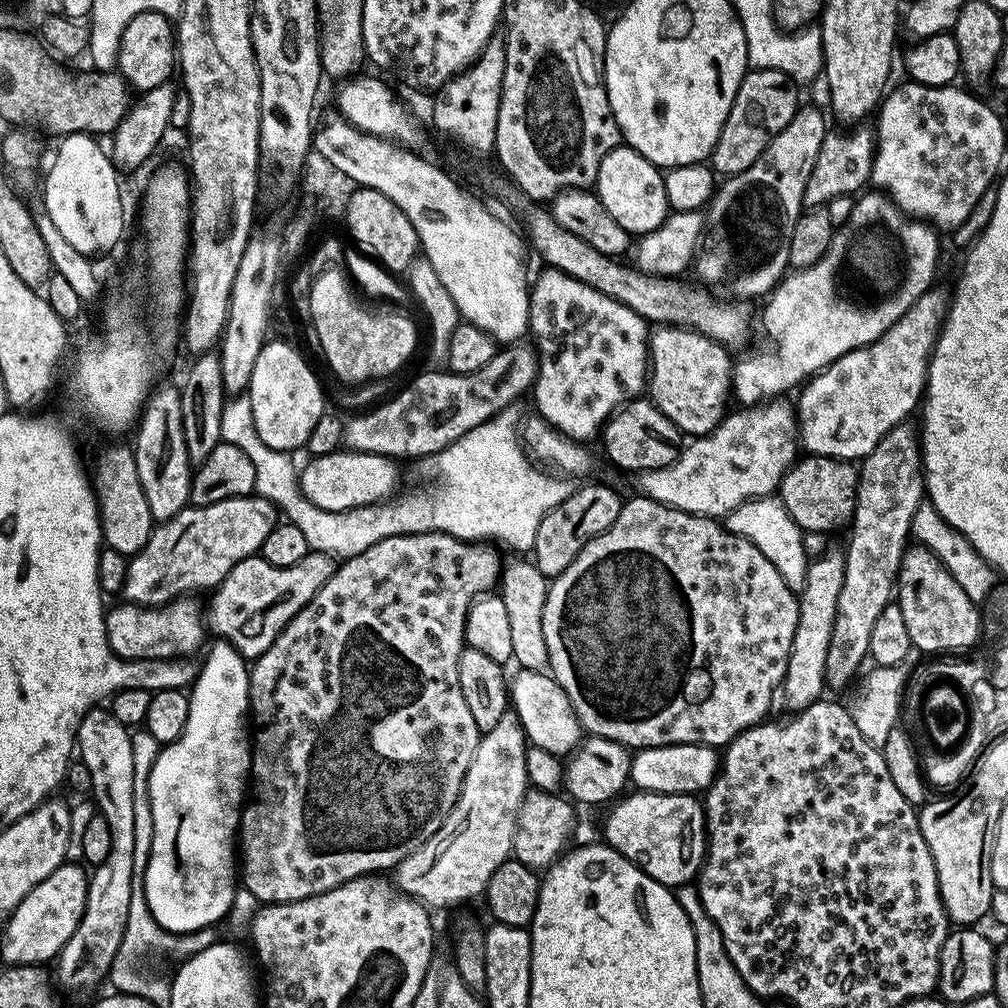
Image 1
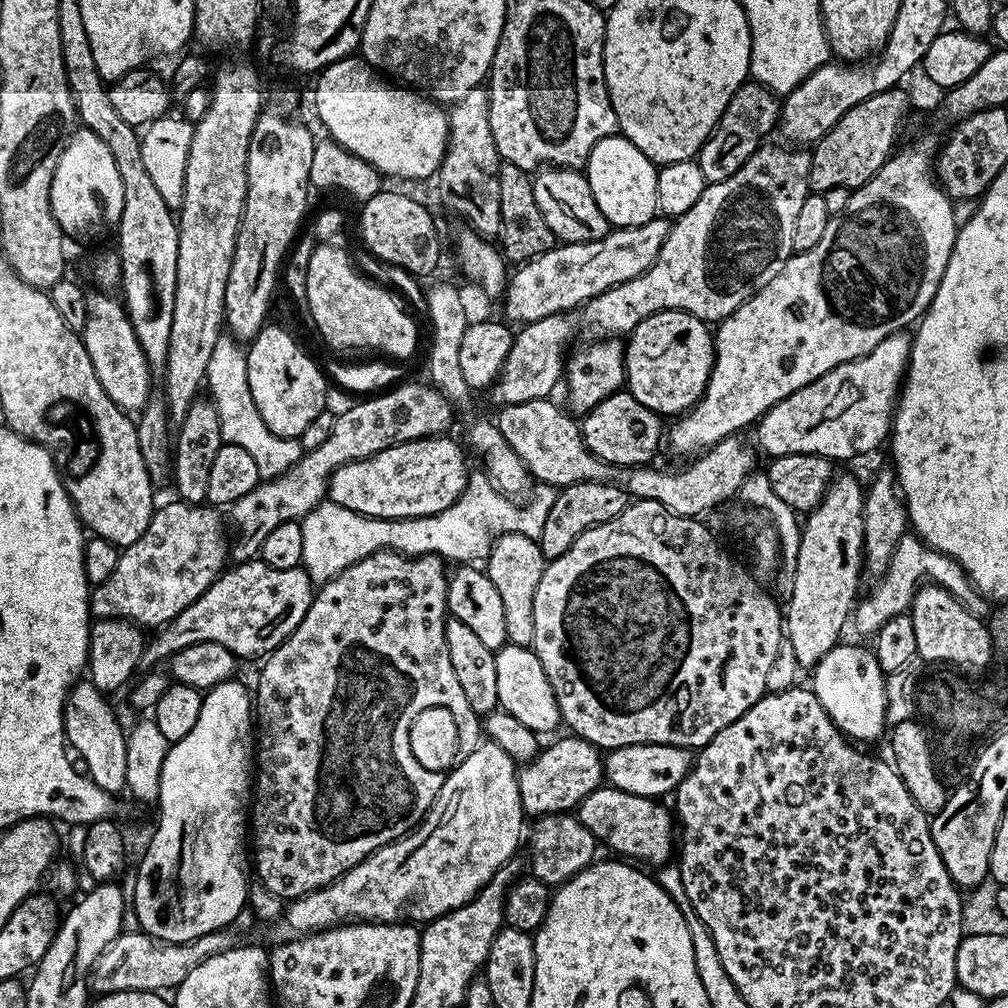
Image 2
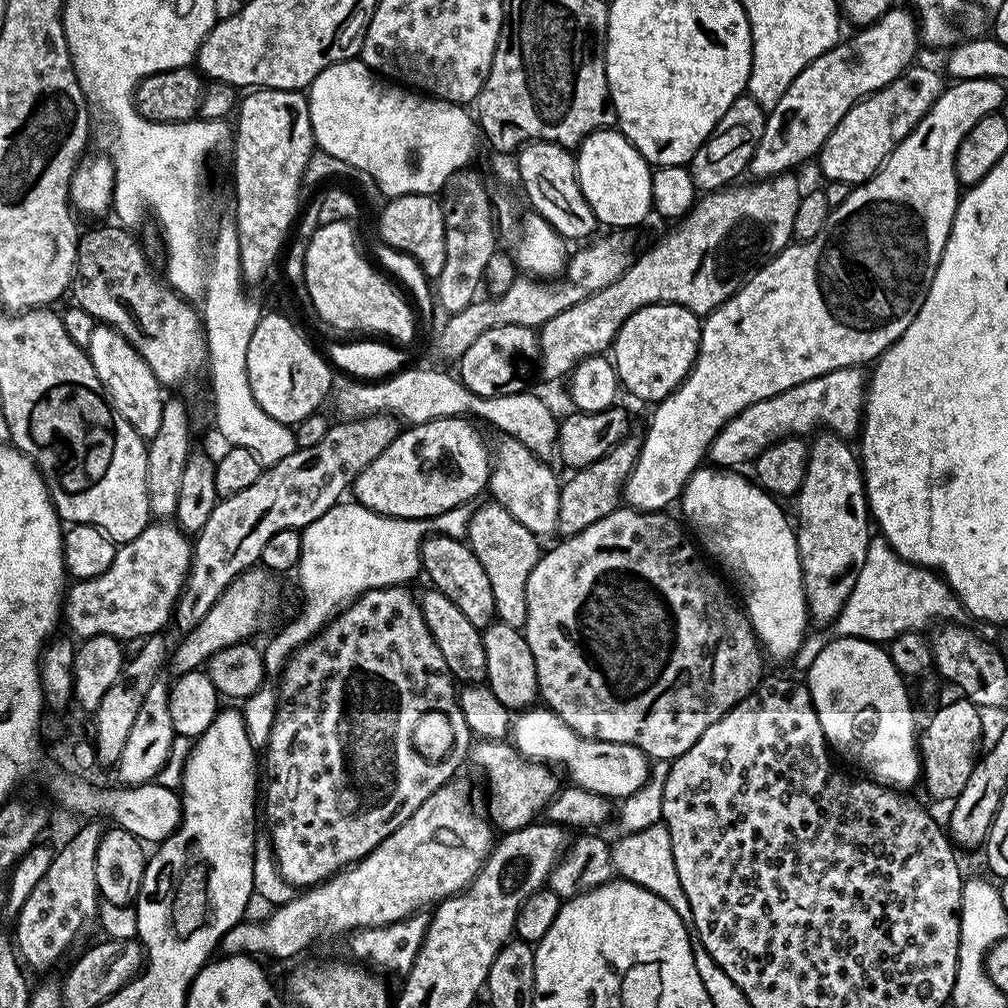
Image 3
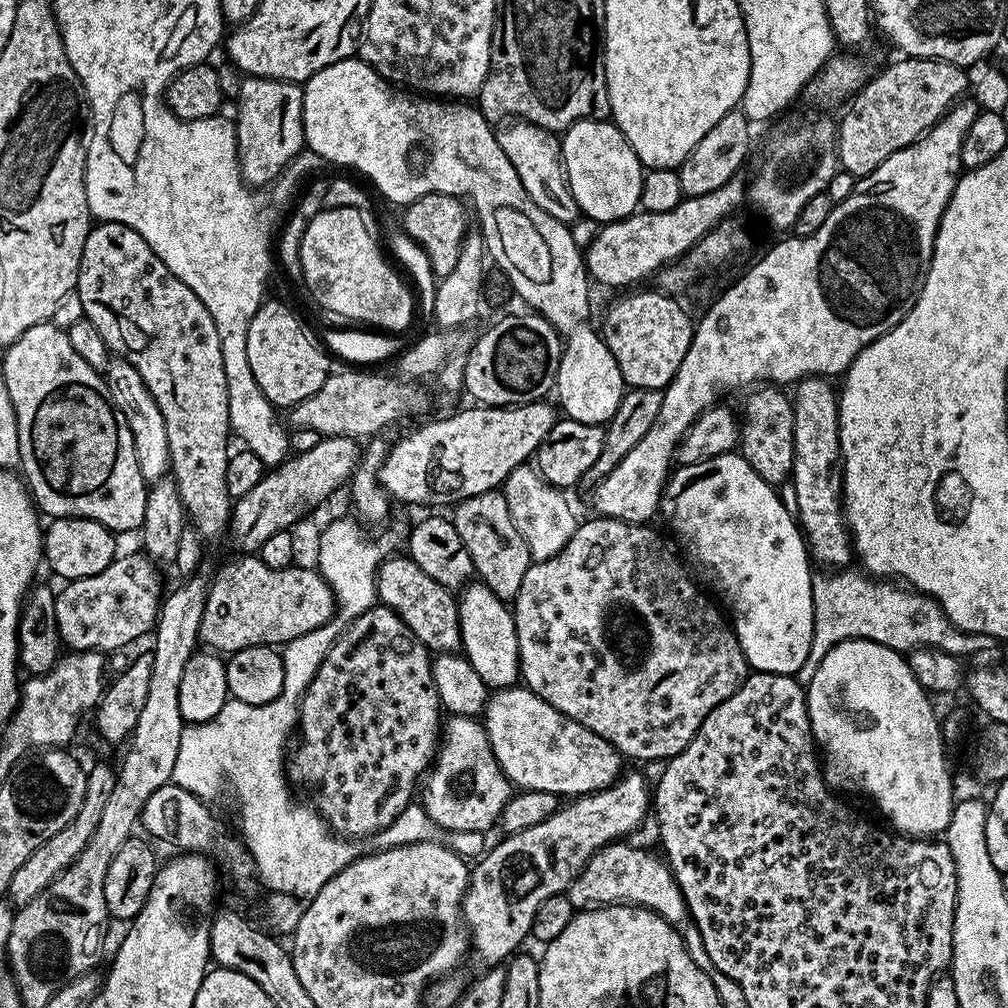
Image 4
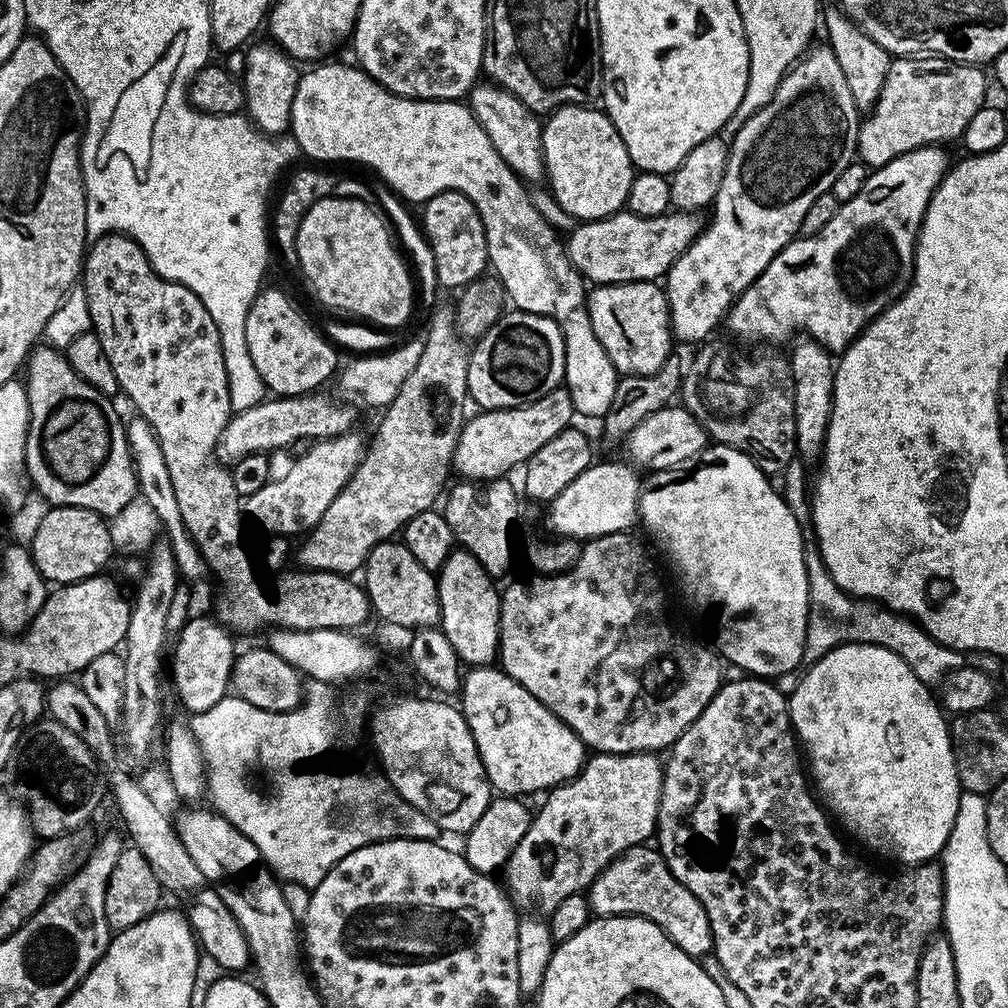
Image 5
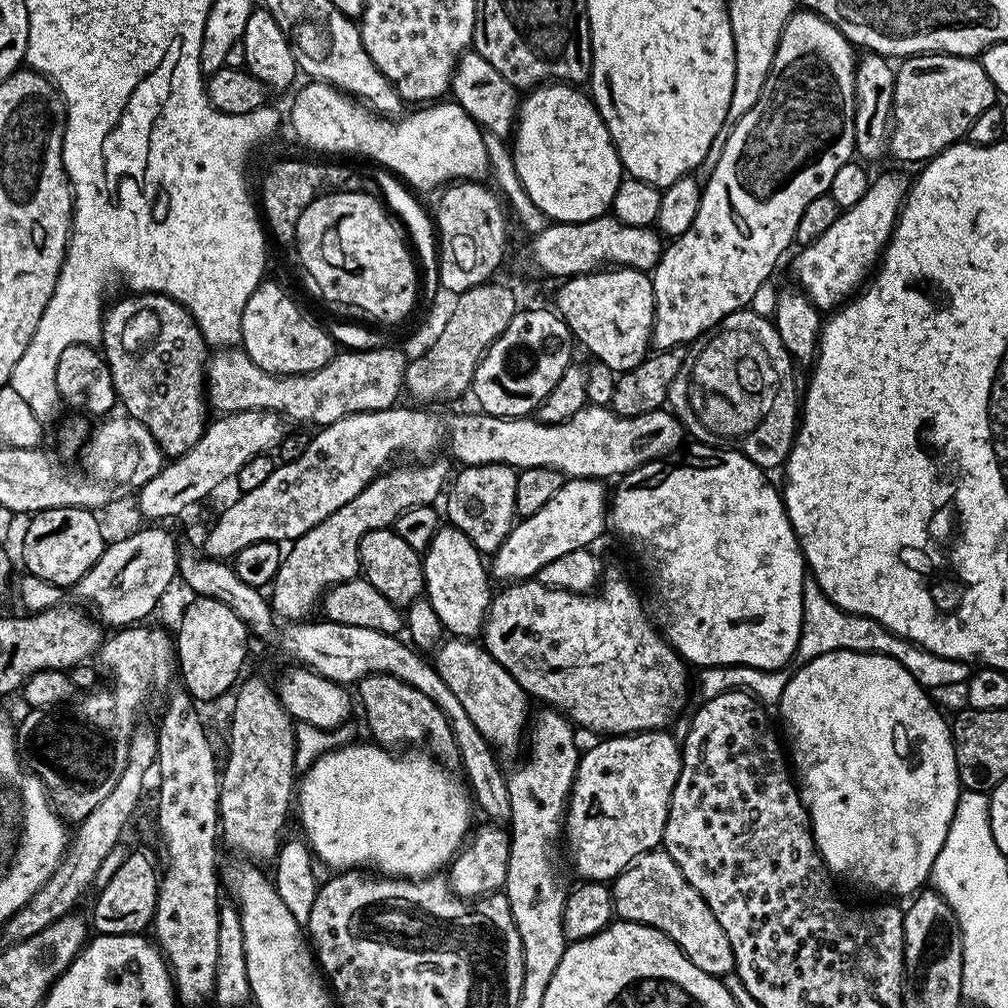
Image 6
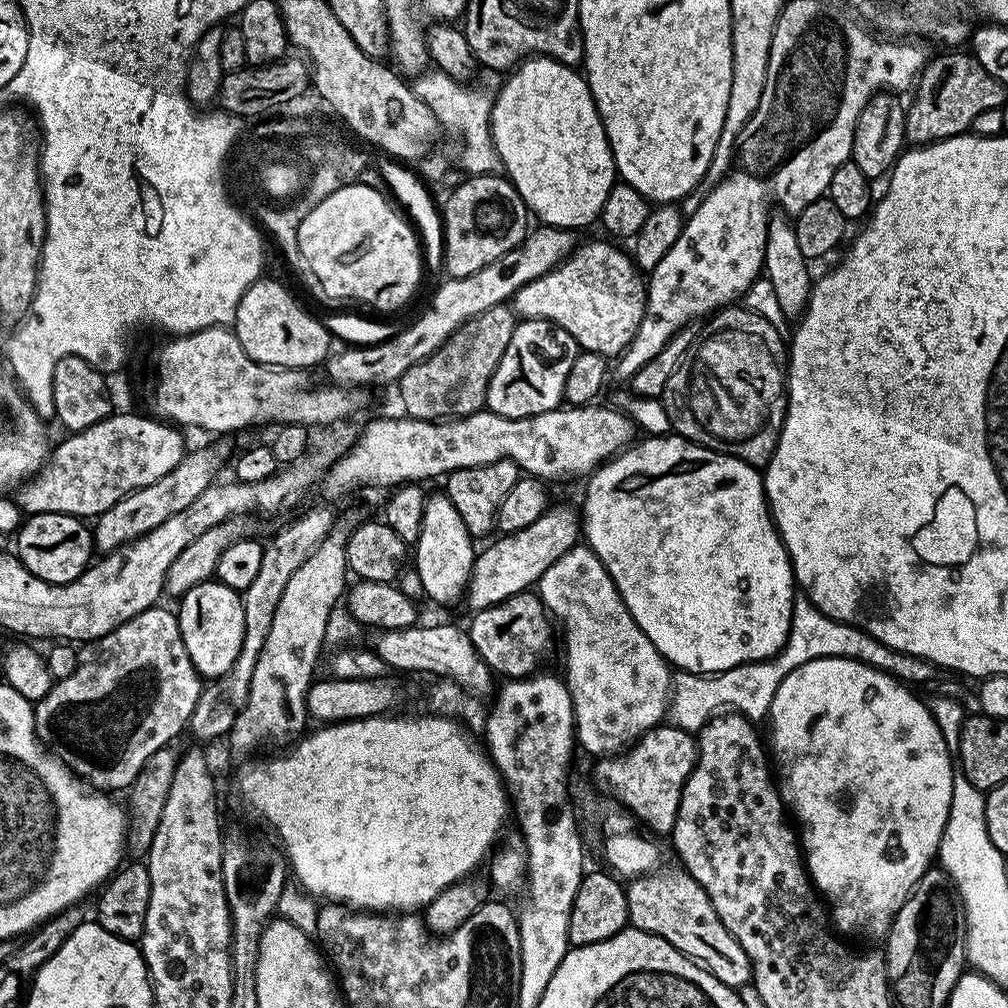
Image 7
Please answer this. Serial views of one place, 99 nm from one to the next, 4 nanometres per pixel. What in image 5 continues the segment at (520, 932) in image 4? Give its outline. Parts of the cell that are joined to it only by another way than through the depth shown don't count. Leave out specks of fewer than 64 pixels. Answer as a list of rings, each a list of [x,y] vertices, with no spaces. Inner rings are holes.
[[[597,752],[587,757],[587,763],[584,765],[583,771],[576,779],[572,779],[567,783],[560,784],[553,788],[548,797],[549,800],[541,806],[532,817],[532,828],[526,830],[526,834],[522,838],[522,842],[518,842],[518,846],[510,854],[510,858],[504,864],[502,869],[503,887],[506,889],[513,905],[521,913],[524,914],[550,914],[554,910],[554,906],[558,906],[558,902],[562,902],[562,898],[566,898],[575,892],[584,892],[594,882],[594,878],[598,878],[598,874],[610,862],[614,862],[626,850],[631,848],[639,848],[645,842],[653,839],[656,830],[656,819],[658,818],[658,806],[662,798],[662,782],[664,781],[664,769],[662,760],[659,755],[650,752]]]

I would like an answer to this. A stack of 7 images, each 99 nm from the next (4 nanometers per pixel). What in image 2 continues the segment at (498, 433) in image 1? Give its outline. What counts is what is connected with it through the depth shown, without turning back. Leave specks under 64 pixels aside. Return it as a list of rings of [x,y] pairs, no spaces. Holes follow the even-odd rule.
[[[221,334],[218,346],[214,346],[214,354],[210,354],[206,388],[212,391],[210,400],[221,422],[223,443],[242,446],[242,450],[247,450],[258,466],[261,481],[277,479],[299,462],[305,453],[299,439],[274,434],[266,422],[262,422],[262,414],[258,414],[258,406],[254,406],[254,398],[250,394],[248,357],[245,349],[231,335]],[[474,470],[469,473],[468,484],[458,499],[446,510],[433,516],[418,516],[411,520],[377,520],[358,514],[354,510],[346,510],[346,506],[325,502],[307,512],[303,520],[299,521],[302,530],[302,567],[313,582],[333,580],[338,573],[346,570],[354,562],[385,550],[402,552],[406,556],[434,555],[448,562],[457,560],[455,563],[460,566],[472,566],[477,562],[487,561],[489,554],[492,553],[492,543],[496,541],[497,536],[505,536],[513,532],[539,541],[542,526],[546,526],[546,514],[550,514],[550,506],[554,506],[556,494],[557,489],[547,486],[537,487],[531,493],[532,501],[525,508],[519,508],[516,505],[519,503],[515,499],[502,495],[499,489],[488,480],[487,472]]]

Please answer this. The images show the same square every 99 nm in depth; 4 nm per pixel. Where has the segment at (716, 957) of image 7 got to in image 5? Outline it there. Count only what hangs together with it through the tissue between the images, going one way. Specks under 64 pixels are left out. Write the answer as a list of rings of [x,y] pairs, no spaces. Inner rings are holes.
[[[652,846],[631,848],[610,862],[586,890],[588,907],[593,917],[641,916],[657,924],[683,952],[703,958],[712,952],[712,931],[706,910],[668,868],[659,851]]]

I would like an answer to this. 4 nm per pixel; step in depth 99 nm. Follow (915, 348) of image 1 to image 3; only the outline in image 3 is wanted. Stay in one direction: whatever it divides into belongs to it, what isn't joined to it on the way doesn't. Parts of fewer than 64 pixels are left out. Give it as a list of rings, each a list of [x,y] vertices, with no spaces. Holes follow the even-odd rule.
[[[859,367],[839,368],[830,374],[815,376],[810,382],[802,382],[782,394],[774,394],[762,402],[746,406],[734,418],[730,418],[730,422],[726,422],[724,429],[714,438],[706,453],[707,459],[717,468],[736,470],[741,467],[739,464],[753,463],[765,449],[775,444],[777,440],[784,439],[785,436],[804,438],[825,428],[845,438],[855,437],[860,430],[866,399],[866,376],[860,372],[863,371]]]

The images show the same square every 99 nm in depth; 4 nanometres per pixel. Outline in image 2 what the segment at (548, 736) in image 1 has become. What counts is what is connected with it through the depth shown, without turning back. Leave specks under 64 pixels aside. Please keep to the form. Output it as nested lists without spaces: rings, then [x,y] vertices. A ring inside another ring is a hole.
[[[507,643],[496,653],[496,673],[498,674],[499,707],[509,712],[522,726],[530,726],[537,734],[552,732],[561,727],[560,707],[556,701],[554,690],[546,678],[546,670],[542,670],[542,662],[531,647],[523,648],[517,644]]]

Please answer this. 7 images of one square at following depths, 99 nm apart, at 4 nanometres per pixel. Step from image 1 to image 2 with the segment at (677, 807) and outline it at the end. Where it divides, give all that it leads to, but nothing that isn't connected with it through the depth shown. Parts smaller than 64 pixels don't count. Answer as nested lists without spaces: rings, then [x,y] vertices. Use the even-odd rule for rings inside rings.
[[[601,786],[580,803],[578,818],[603,847],[605,844],[616,851],[613,853],[633,856],[628,857],[633,861],[645,860],[648,864],[663,866],[674,856],[674,816],[660,804],[650,797],[636,797],[611,786]]]

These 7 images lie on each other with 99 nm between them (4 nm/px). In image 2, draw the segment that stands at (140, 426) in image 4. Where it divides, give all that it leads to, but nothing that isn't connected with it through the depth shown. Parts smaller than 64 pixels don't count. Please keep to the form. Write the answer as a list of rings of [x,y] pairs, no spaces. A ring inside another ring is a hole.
[[[92,290],[86,295],[86,324],[80,333],[90,355],[95,376],[106,390],[107,396],[127,412],[141,411],[152,398],[150,384],[154,378],[146,362],[145,352],[134,334],[133,324],[123,303],[102,290]]]

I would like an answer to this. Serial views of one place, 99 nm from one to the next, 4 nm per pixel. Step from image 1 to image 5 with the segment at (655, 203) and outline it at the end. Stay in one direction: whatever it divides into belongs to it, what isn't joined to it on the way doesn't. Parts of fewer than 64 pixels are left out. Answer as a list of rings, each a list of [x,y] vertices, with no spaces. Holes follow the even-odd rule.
[[[566,104],[563,108],[557,108],[543,121],[542,129],[546,184],[558,206],[562,206],[562,210],[575,216],[577,221],[583,222],[612,216],[627,205],[630,182],[634,175],[632,159],[630,154],[626,154],[626,146],[618,130],[614,130],[607,112],[596,106]]]

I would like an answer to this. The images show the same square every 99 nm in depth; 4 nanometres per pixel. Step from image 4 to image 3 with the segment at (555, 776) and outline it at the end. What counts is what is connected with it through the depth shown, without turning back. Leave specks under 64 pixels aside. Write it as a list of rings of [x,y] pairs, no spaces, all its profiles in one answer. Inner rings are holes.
[[[544,706],[519,711],[512,721],[510,740],[522,756],[554,768],[560,766],[575,787],[590,790],[609,800],[623,800],[638,791],[650,774],[650,760],[644,752],[629,743],[602,742],[577,734]]]

